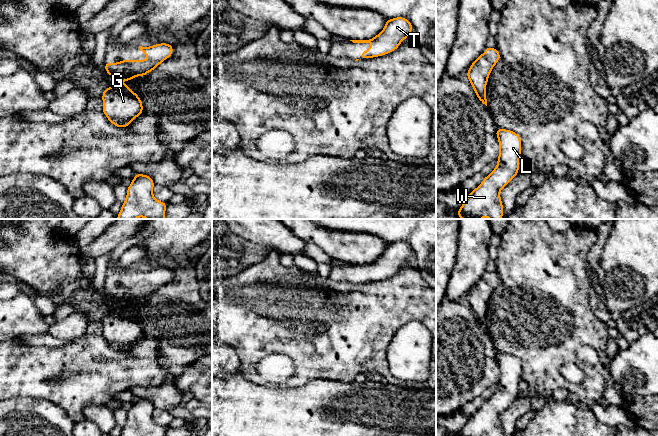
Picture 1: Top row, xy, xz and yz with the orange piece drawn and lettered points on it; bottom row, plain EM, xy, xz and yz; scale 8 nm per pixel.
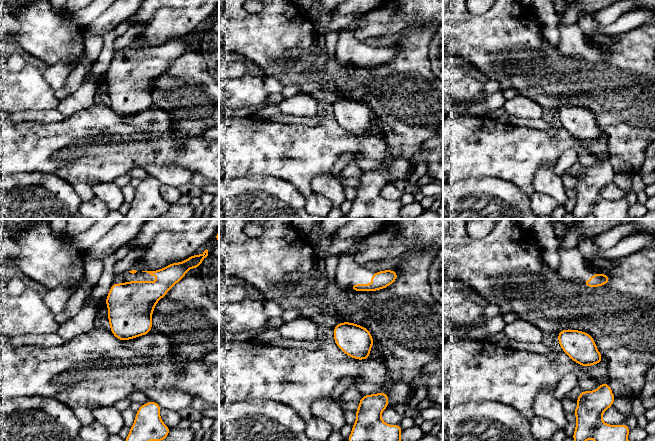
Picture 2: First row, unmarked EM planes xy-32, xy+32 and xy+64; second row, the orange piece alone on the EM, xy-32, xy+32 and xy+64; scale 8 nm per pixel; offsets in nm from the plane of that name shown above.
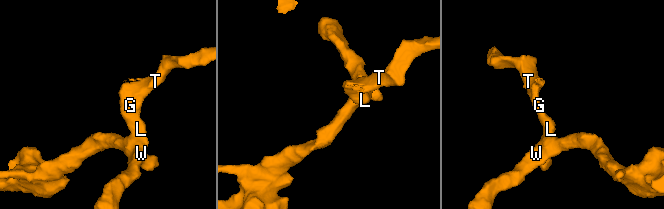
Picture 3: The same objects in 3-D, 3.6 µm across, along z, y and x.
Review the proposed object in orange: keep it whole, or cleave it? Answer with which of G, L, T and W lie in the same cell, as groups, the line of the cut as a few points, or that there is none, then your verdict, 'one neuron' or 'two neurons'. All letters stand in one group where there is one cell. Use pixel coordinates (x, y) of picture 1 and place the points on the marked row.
G L T W; no cut; one neuron

